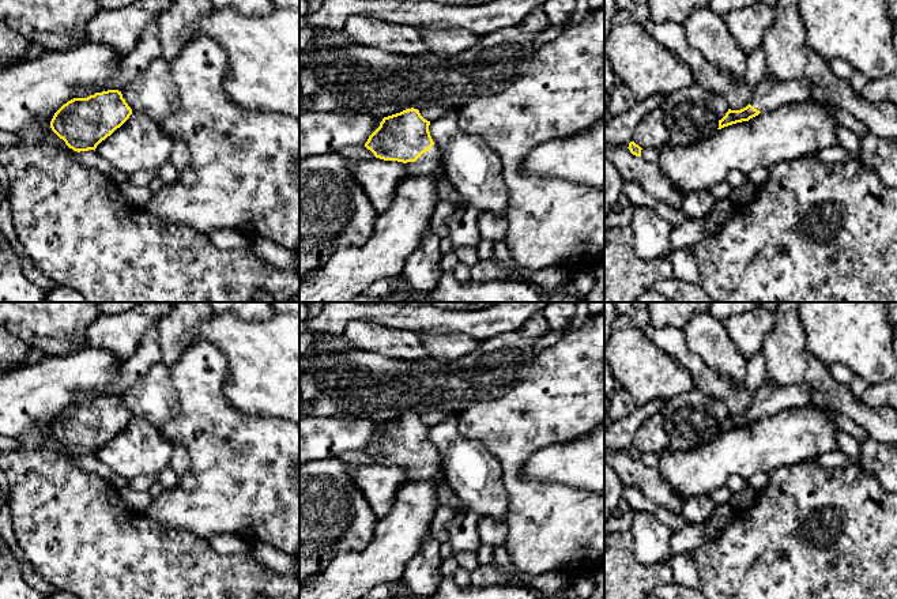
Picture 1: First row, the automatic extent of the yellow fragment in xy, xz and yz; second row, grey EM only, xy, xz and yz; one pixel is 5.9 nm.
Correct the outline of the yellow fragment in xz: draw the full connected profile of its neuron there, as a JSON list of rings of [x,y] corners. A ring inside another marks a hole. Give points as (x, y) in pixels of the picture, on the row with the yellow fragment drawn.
[[[406,109],[384,117],[365,147],[376,158],[403,162],[414,176],[429,176],[441,161],[441,150],[433,142],[429,125],[418,109]]]

